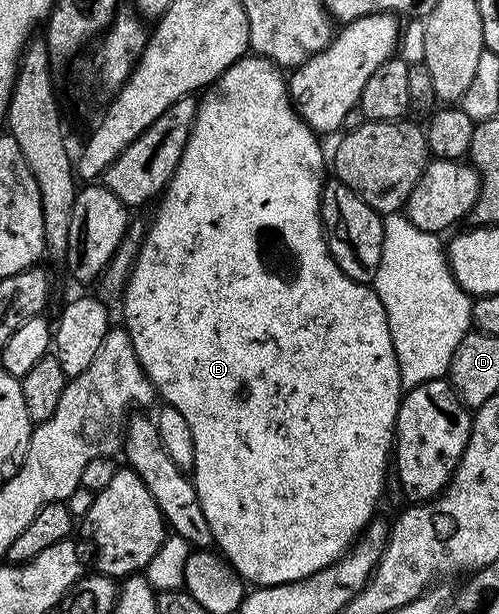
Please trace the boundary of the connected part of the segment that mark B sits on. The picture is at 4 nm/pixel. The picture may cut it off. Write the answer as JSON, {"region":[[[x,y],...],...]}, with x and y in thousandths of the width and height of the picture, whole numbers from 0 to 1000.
{"region":[[[523,93],[475,96],[431,135],[421,137],[417,147],[403,156],[393,197],[385,204],[377,236],[361,256],[361,269],[353,269],[353,282],[341,290],[341,300],[335,301],[333,309],[325,313],[315,326],[313,339],[317,337],[317,345],[311,347],[309,358],[301,363],[301,371],[297,368],[291,371],[289,388],[277,404],[277,415],[269,420],[269,435],[263,438],[261,451],[255,454],[253,466],[240,480],[240,485],[244,485],[244,513],[253,518],[248,531],[253,541],[261,546],[265,568],[273,568],[273,581],[281,588],[289,607],[301,616],[301,625],[309,630],[315,648],[319,651],[327,650],[323,655],[331,661],[351,663],[361,673],[361,679],[369,679],[369,686],[377,686],[377,699],[385,699],[385,718],[389,720],[385,779],[389,795],[397,805],[401,829],[409,829],[409,842],[417,842],[417,855],[429,870],[435,896],[451,906],[461,922],[481,935],[495,951],[519,956],[543,956],[555,950],[583,950],[649,927],[657,919],[683,910],[701,896],[711,879],[723,873],[725,866],[741,857],[752,844],[749,824],[756,822],[758,811],[764,809],[766,798],[774,793],[774,759],[780,754],[784,759],[786,754],[786,736],[794,726],[798,663],[806,656],[810,642],[806,616],[802,614],[802,594],[794,581],[794,568],[786,562],[786,542],[778,536],[778,516],[770,510],[770,497],[762,490],[762,484],[752,477],[747,466],[705,458],[705,451],[697,451],[687,445],[681,432],[673,432],[673,425],[653,397],[653,381],[645,371],[645,306],[649,293],[655,290],[651,285],[657,285],[657,252],[655,248],[653,252],[645,248],[637,226],[639,221],[597,186],[581,158],[575,124],[551,104]]]}

